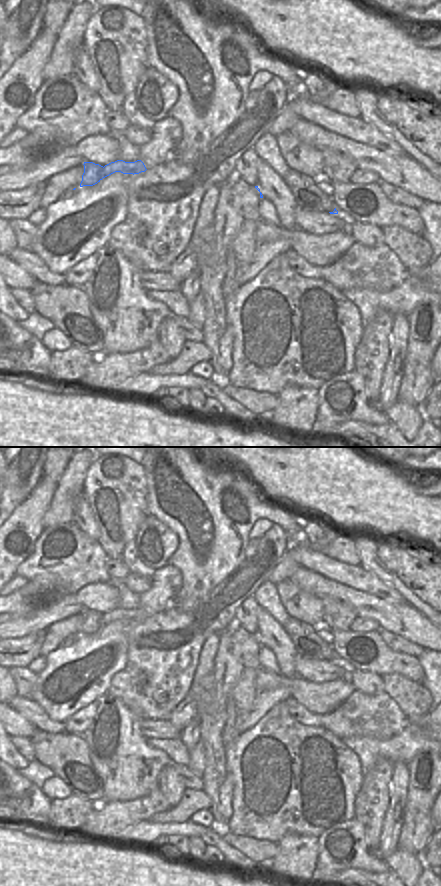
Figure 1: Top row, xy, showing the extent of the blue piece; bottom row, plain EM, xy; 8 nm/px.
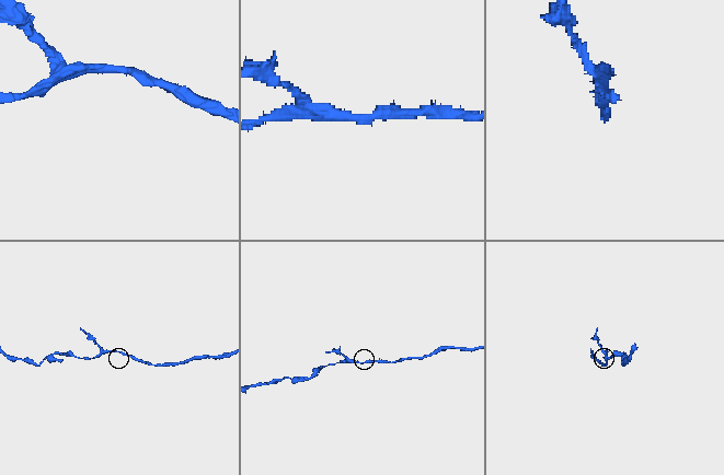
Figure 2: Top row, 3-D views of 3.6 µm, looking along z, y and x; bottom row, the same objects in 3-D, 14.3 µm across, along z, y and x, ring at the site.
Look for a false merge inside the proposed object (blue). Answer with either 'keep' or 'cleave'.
cleave

